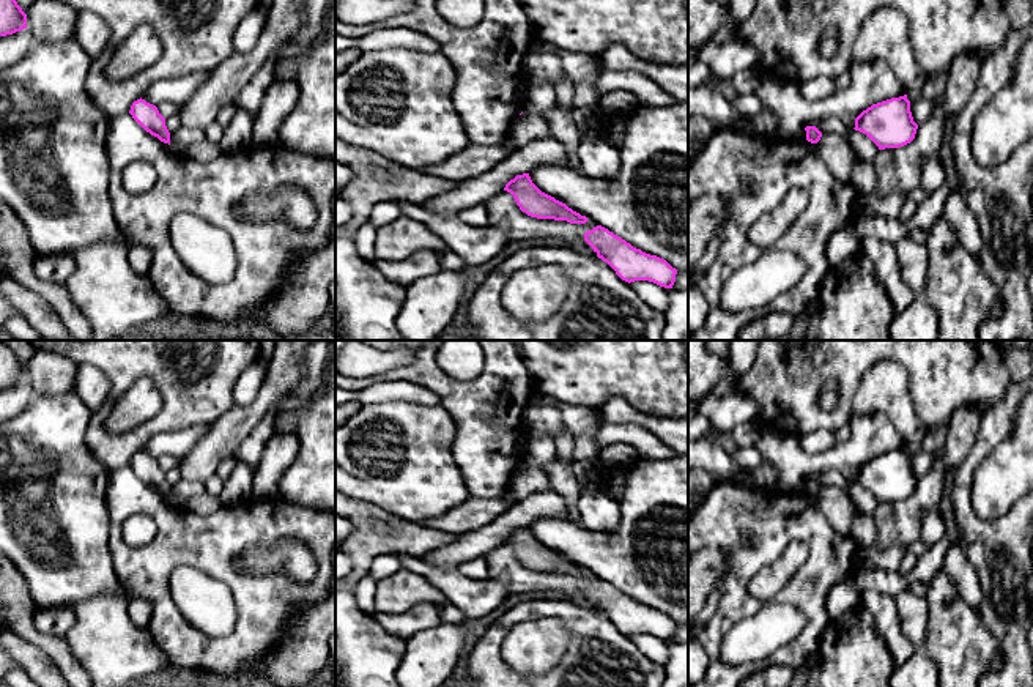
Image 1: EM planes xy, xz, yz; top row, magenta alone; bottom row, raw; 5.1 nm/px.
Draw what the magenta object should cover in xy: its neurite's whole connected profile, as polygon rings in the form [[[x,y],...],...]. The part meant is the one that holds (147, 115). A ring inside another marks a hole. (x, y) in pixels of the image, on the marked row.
[[[140,98],[132,102],[129,113],[146,132],[170,145],[165,118],[159,113],[156,106]]]

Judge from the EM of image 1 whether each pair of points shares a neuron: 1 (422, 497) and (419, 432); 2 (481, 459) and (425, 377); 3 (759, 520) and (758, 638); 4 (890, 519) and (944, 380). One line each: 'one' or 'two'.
1: one
2: one
3: two
4: two

